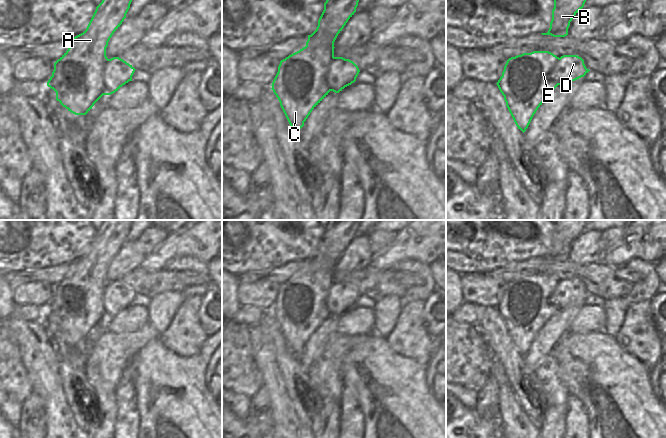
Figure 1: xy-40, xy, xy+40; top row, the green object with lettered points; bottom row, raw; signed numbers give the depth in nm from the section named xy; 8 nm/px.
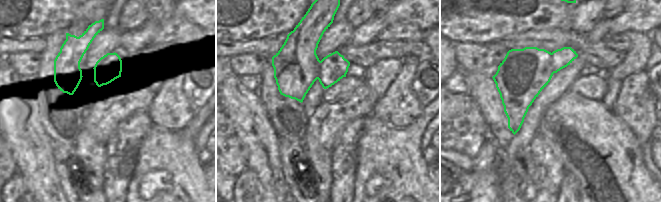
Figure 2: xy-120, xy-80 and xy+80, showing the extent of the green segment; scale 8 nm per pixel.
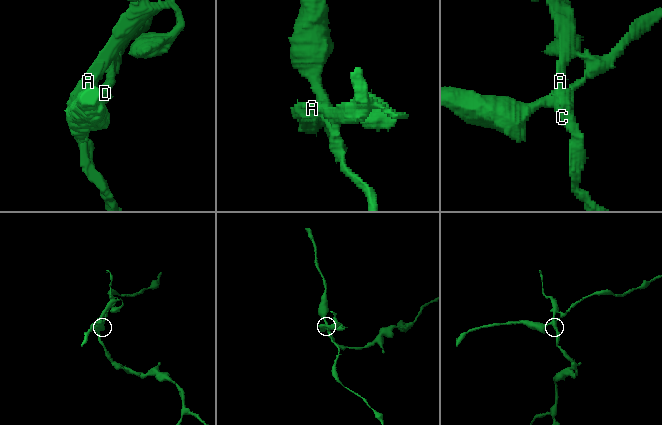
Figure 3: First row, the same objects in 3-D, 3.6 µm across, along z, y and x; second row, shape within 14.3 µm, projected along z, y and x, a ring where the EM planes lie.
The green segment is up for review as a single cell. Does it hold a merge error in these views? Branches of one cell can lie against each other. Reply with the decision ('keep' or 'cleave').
cleave

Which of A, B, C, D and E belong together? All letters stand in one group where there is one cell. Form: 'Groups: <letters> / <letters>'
Groups: A B C E / D

